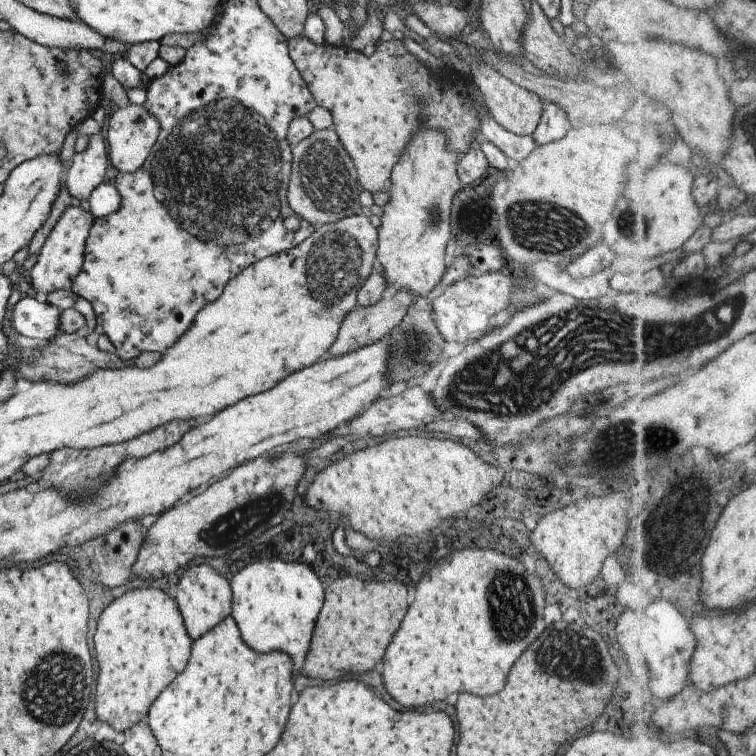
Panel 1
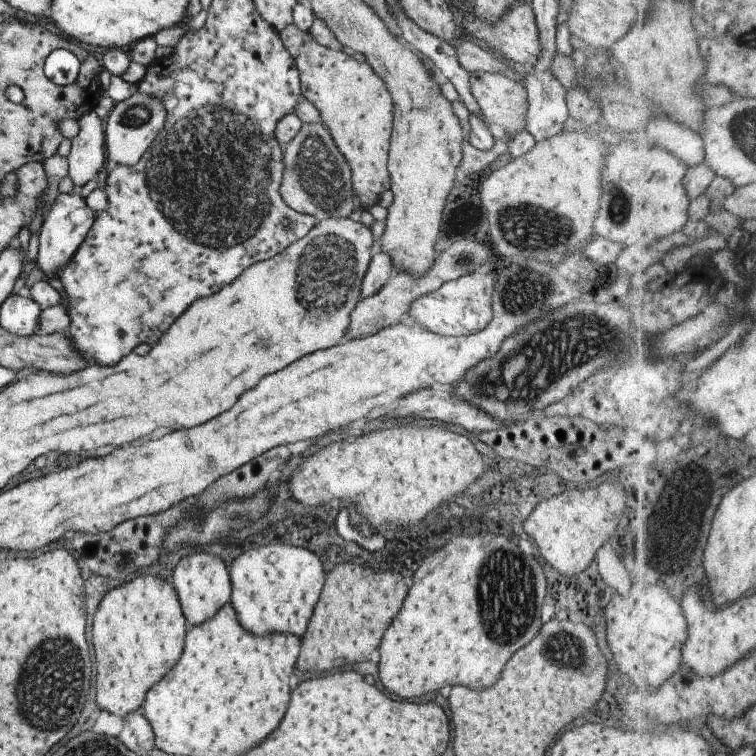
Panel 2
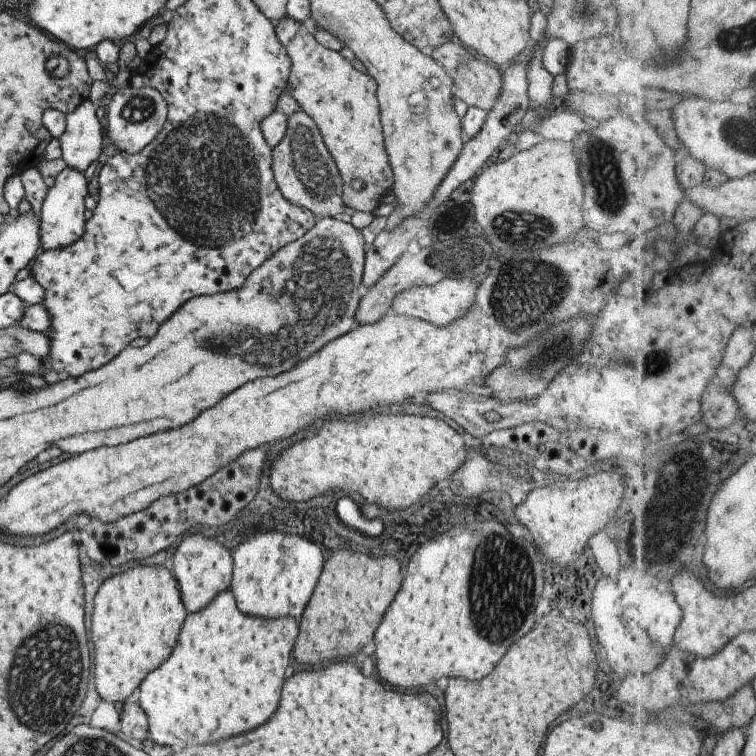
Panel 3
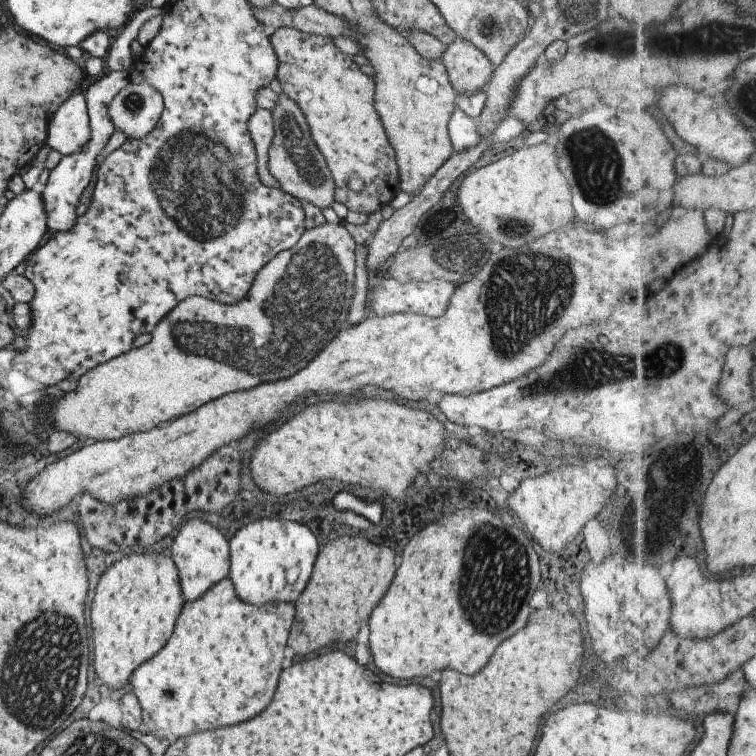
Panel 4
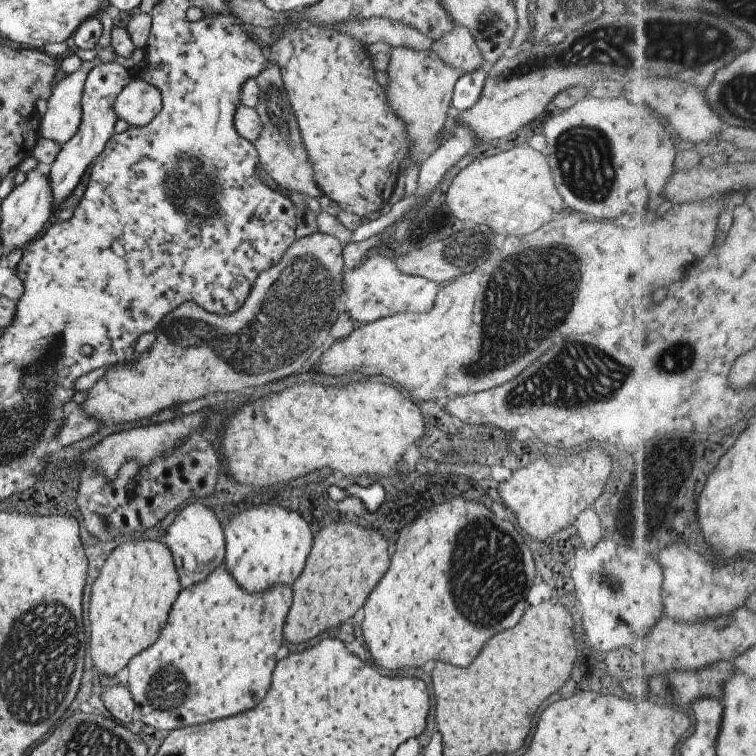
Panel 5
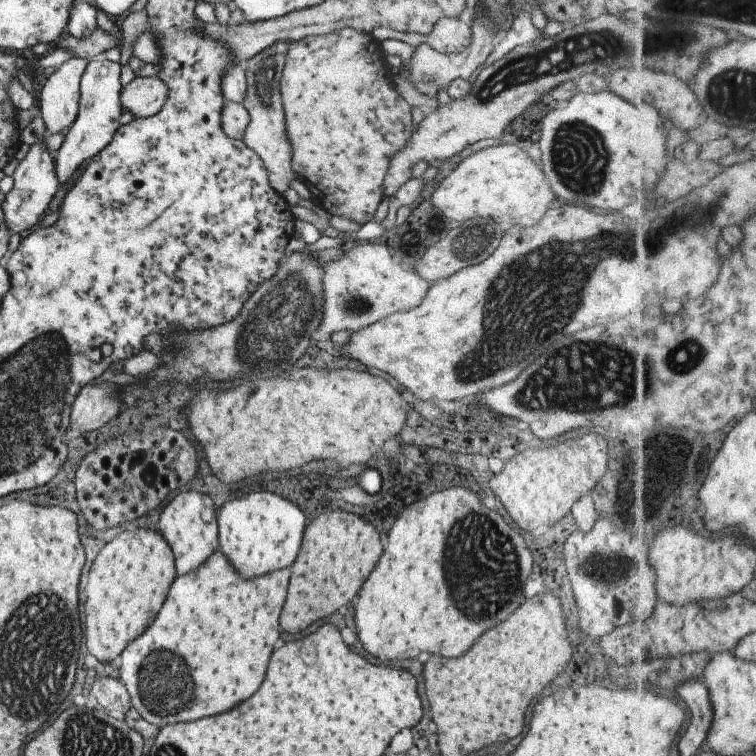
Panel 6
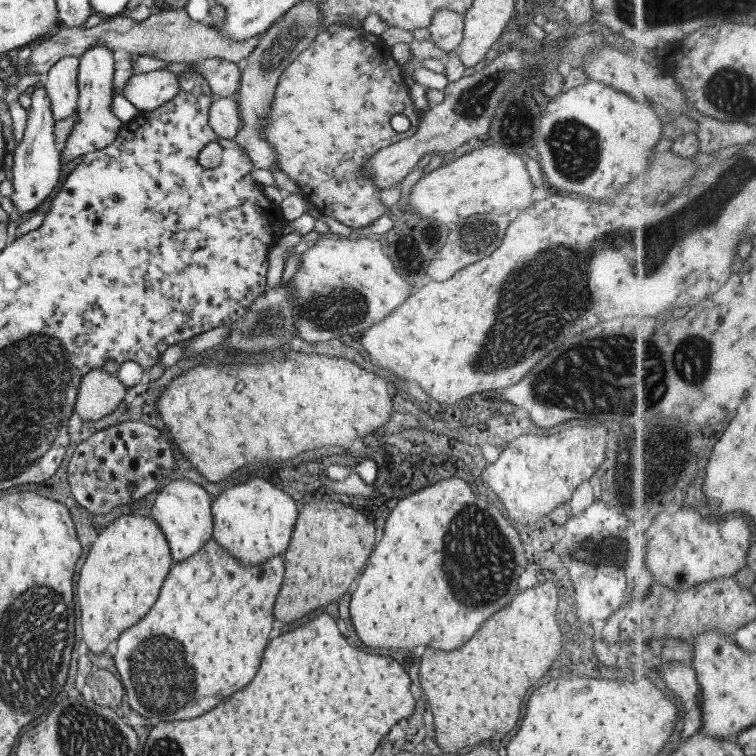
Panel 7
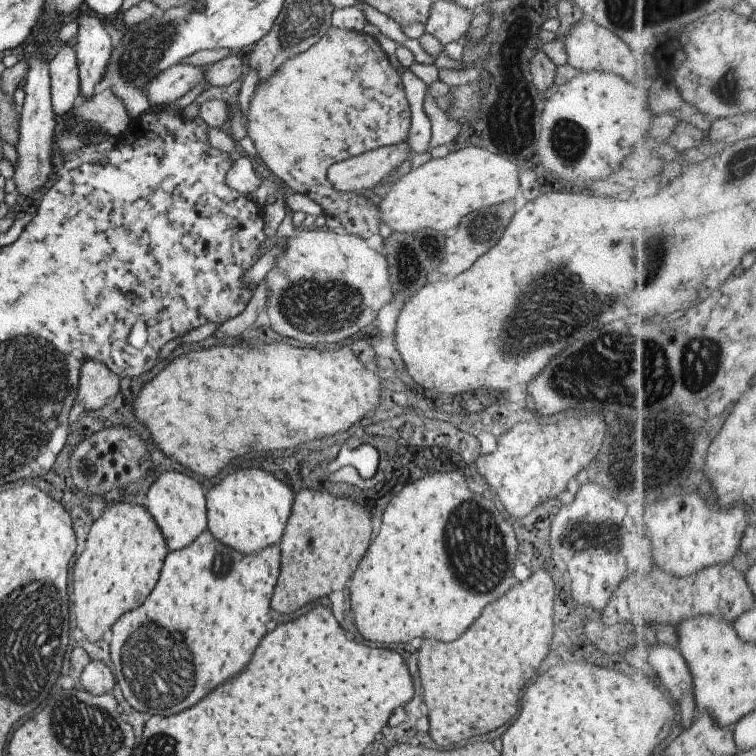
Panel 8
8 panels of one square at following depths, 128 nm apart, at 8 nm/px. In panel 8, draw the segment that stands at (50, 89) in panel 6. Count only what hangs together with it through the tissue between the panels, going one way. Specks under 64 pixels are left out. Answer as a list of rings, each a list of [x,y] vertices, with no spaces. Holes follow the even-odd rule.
[[[62,46],[50,61],[49,70],[54,113],[66,117],[80,98],[80,74],[74,48]]]

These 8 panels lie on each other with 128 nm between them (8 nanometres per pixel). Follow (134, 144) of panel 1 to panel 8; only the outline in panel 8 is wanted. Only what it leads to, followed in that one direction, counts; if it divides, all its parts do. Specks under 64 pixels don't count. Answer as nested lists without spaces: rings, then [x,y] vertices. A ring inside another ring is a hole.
[[[178,64],[160,72],[148,84],[148,100],[152,108],[161,108],[184,96],[198,84],[205,84],[204,68],[202,65]]]

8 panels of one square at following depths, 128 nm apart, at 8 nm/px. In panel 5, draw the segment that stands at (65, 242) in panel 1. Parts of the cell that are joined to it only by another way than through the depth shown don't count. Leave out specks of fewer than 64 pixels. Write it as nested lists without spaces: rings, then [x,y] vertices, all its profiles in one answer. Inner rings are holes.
[[[102,63],[90,69],[86,77],[81,105],[83,108],[82,122],[80,123],[78,132],[66,143],[62,145],[57,159],[51,164],[47,170],[51,193],[53,194],[54,212],[58,212],[56,205],[62,204],[78,184],[82,180],[82,176],[86,174],[88,166],[94,162],[97,156],[105,149],[106,143],[114,134],[114,125],[117,116],[114,112],[113,104],[115,98],[124,90],[124,87],[131,81],[134,71],[115,63]]]

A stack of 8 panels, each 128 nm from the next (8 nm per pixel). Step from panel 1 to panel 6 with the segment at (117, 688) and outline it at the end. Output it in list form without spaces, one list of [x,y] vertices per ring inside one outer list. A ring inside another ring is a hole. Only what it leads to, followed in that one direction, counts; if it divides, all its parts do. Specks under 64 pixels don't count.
[[[136,528],[126,530],[107,542],[98,552],[88,572],[88,600],[84,606],[84,632],[86,632],[86,646],[88,652],[100,660],[98,663],[110,663],[120,656],[120,652],[138,636],[144,634],[144,630],[152,624],[156,614],[160,612],[170,584],[176,579],[174,554],[166,540],[155,528]]]

